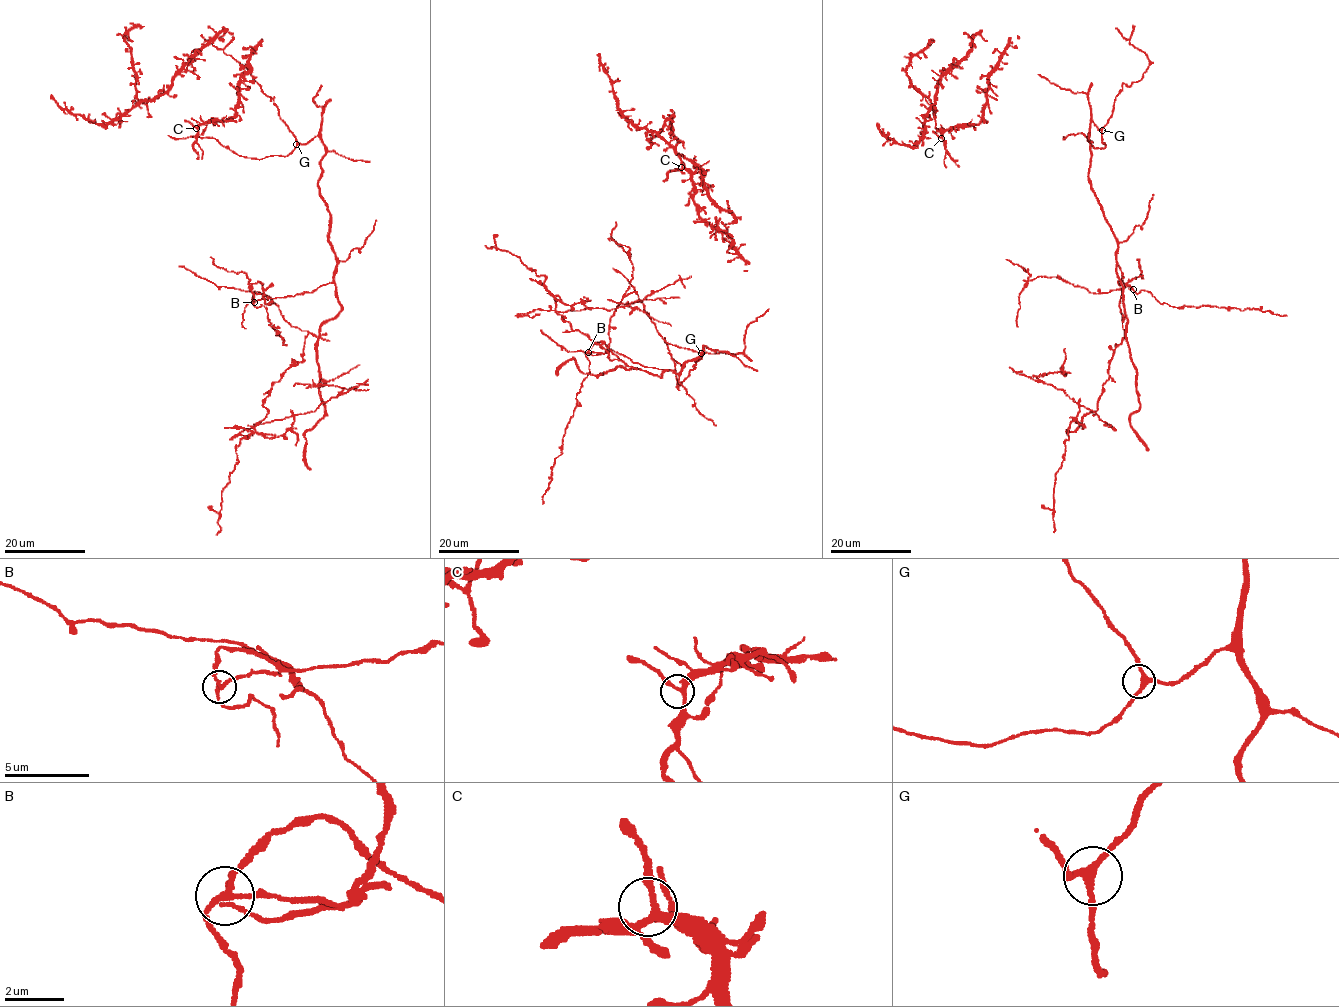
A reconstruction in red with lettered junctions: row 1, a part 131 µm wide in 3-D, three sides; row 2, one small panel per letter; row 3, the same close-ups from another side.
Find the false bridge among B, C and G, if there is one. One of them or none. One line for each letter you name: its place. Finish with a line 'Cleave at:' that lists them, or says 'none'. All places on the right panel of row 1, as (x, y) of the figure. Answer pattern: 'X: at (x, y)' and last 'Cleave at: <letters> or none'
B: at (1133, 289)
Cleave at: B

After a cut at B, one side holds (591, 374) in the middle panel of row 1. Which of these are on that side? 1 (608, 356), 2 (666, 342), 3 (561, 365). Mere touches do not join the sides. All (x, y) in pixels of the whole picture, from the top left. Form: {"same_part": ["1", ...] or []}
{"same_part": ["2", "3"]}

